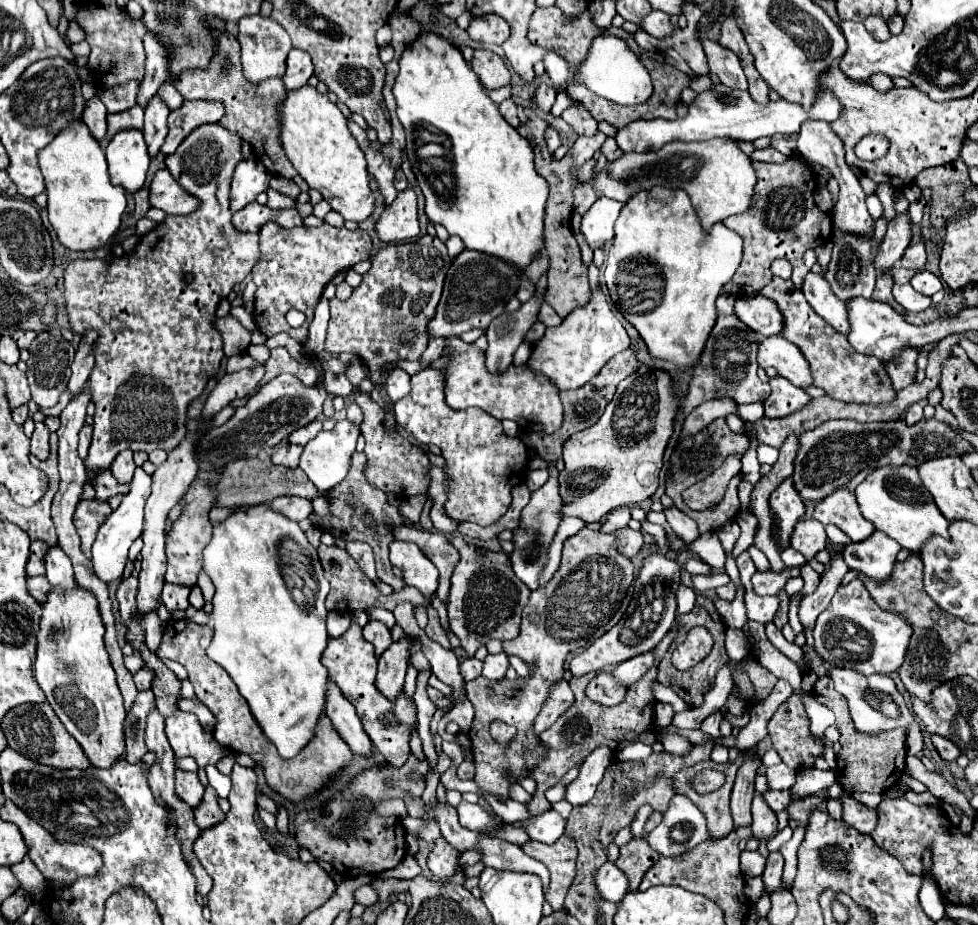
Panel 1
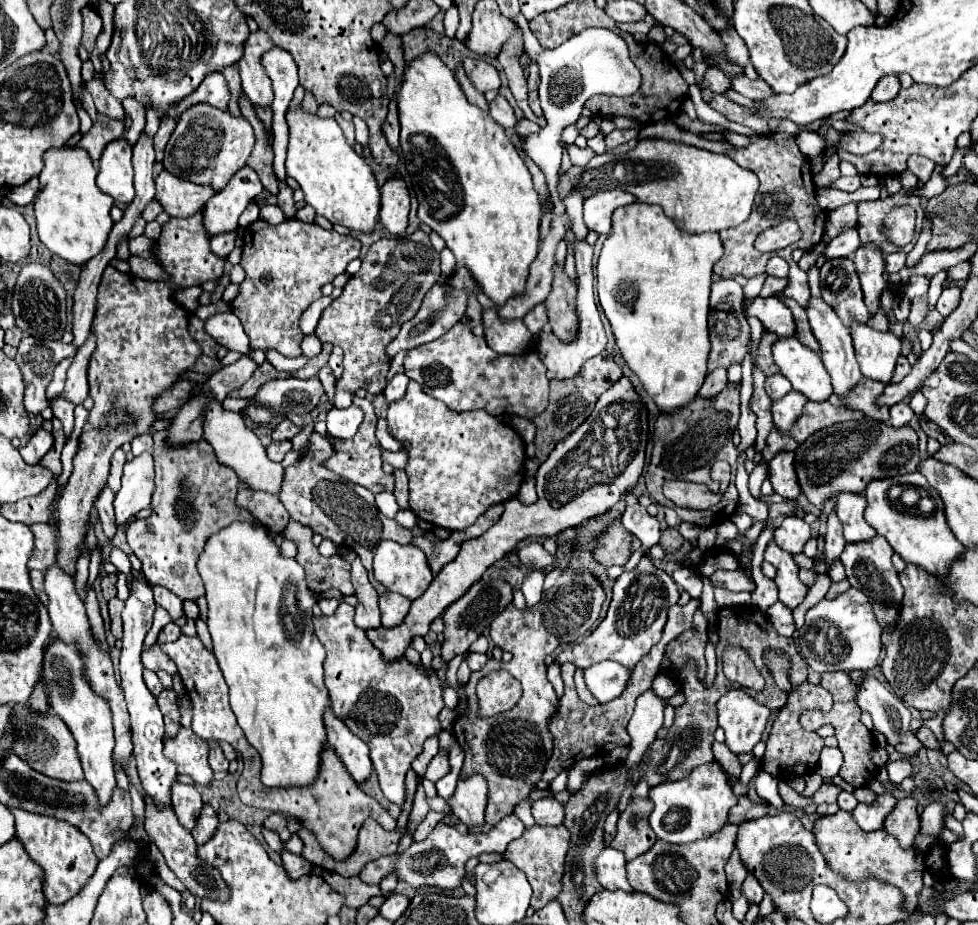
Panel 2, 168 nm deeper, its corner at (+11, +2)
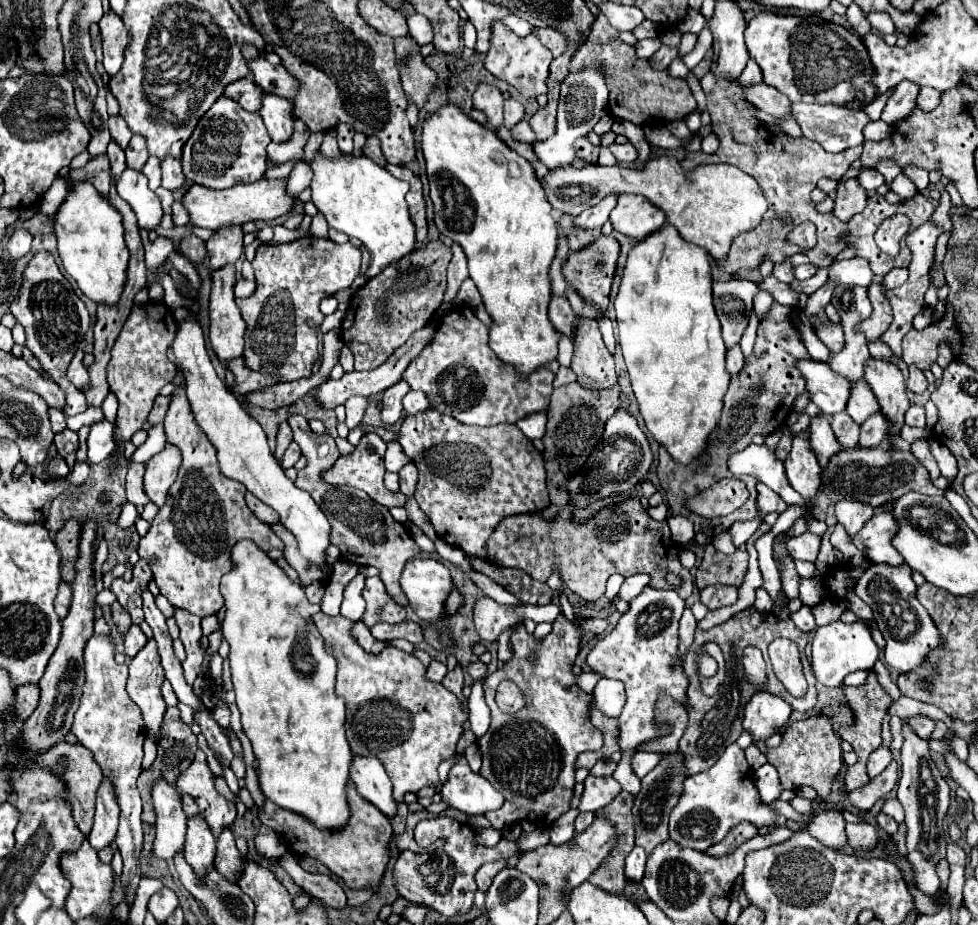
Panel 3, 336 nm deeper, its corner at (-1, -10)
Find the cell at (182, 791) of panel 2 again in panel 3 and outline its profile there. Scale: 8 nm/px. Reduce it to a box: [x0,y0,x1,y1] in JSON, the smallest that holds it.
[185,816,215,878]

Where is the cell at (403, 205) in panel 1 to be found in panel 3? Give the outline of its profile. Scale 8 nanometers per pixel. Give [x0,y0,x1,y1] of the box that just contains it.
[385,164,427,242]

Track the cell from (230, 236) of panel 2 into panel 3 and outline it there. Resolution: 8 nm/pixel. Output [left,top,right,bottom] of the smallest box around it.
[209,264,245,364]

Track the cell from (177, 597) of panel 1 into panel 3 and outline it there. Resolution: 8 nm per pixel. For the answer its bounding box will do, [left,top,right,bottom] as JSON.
[175,608,205,684]

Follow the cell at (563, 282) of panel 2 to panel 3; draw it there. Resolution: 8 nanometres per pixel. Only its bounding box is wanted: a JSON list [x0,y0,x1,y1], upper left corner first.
[571,318,617,390]

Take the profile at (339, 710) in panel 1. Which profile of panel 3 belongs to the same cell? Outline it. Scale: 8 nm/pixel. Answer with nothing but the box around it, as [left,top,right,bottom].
[351,758,397,818]

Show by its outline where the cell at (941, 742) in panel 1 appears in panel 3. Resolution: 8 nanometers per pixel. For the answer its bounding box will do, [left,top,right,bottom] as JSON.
[907,716,935,740]

